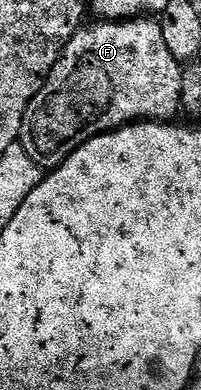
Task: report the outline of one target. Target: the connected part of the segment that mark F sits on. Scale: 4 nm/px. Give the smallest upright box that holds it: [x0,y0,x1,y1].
[18,18,184,170]

